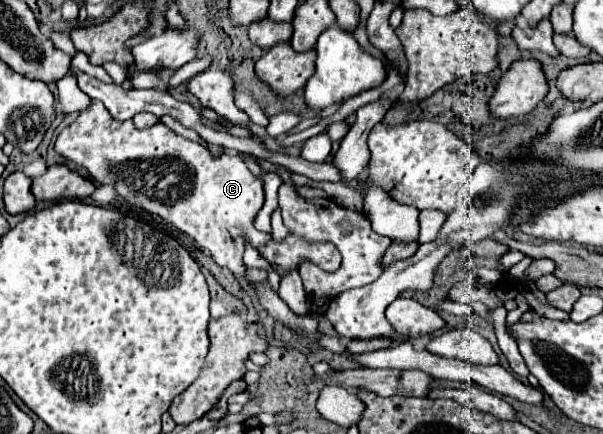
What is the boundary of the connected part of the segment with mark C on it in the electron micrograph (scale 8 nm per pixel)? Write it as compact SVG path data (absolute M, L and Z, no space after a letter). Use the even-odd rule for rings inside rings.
M94 100L58 134L54 148L66 160L84 166L94 182L112 184L130 206L160 216L180 232L188 234L200 248L208 250L218 266L228 268L236 280L246 282L254 290L258 304L274 318L274 322L292 330L292 334L300 338L308 356L322 350L322 334L318 330L318 318L322 312L296 316L274 292L270 280L250 282L246 278L246 264L242 262L246 246L258 250L270 240L270 236L254 228L254 216L264 204L264 190L262 182L252 176L242 158L232 154L214 156L208 148L178 136L164 124L138 130L132 120L118 122L110 112L106 112L106 106L100 100ZM170 188L178 188L178 198L154 198L160 190Z

